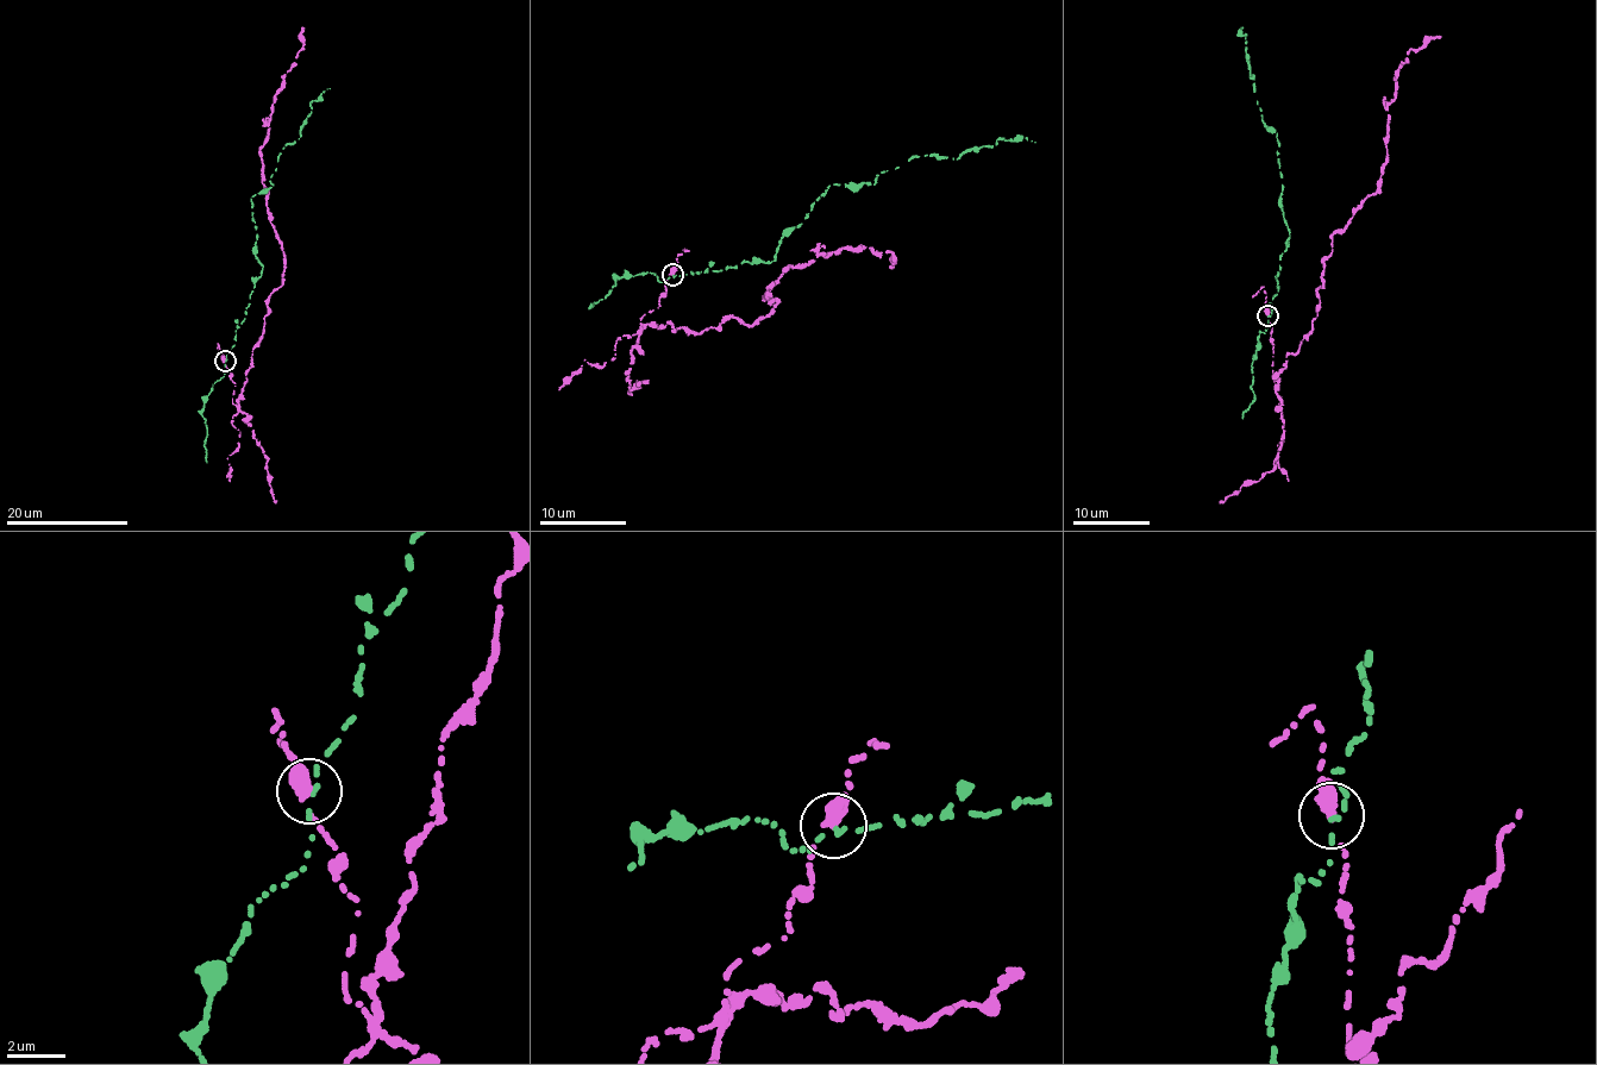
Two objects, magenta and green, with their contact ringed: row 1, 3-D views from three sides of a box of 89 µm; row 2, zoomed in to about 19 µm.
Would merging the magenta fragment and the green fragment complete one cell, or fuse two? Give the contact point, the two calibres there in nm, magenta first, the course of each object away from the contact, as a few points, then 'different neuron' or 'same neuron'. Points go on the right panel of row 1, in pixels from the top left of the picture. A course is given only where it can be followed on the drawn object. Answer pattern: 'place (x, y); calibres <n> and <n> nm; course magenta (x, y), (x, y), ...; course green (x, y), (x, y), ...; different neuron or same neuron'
place (1267, 315); calibres 320 and 150 nm; course magenta (1269, 315), (1276, 383), (1317, 315), (1334, 233), (1378, 189), (1396, 69), (1410, 50), (1441, 36); course green (1269, 315), (1289, 233), (1279, 207), (1277, 133), (1264, 125), (1242, 27); different neuron

